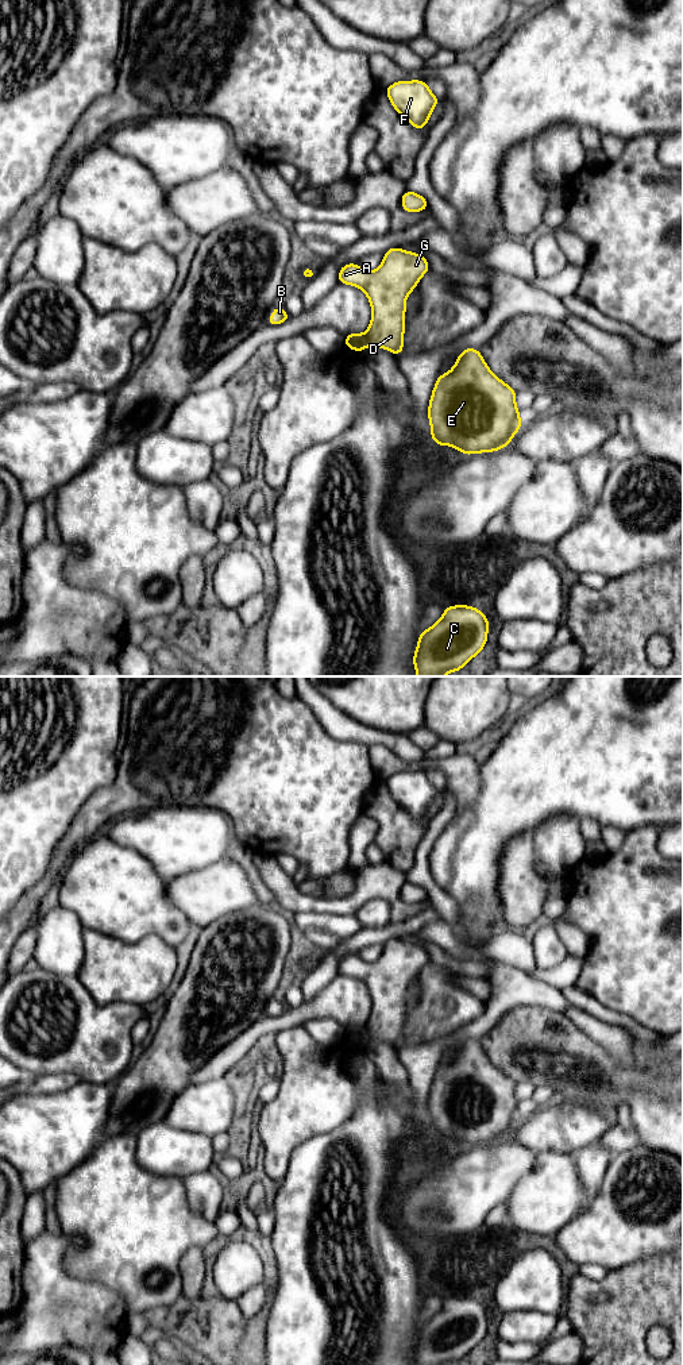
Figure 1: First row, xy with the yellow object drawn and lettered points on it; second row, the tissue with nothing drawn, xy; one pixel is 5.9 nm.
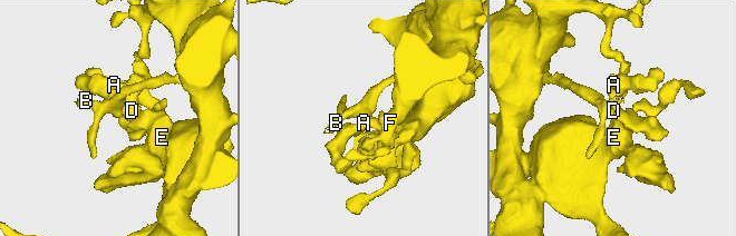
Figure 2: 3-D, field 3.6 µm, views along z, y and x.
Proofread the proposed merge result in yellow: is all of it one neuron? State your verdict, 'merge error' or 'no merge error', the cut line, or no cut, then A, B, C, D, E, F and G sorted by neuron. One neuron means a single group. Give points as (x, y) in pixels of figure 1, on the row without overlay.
merge error | xy (363, 1026), (366, 1036) | A C D E G / B F

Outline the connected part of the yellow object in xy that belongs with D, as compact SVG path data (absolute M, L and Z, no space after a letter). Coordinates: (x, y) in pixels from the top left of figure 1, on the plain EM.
M400 938L389 940L374 963L367 963L358 955L342 957L337 973L360 979L371 995L366 1037L385 1040L397 1048L402 1045L405 992L429 961L425 948Z

